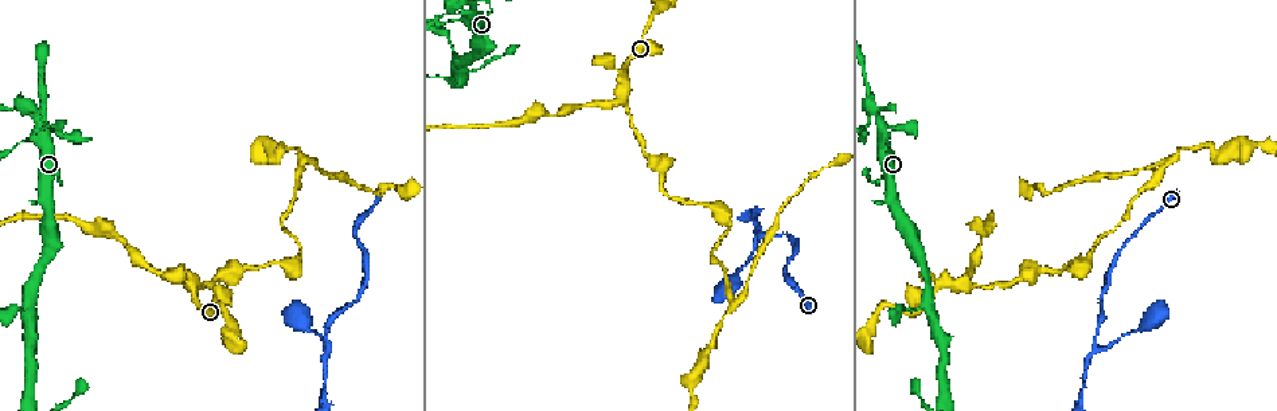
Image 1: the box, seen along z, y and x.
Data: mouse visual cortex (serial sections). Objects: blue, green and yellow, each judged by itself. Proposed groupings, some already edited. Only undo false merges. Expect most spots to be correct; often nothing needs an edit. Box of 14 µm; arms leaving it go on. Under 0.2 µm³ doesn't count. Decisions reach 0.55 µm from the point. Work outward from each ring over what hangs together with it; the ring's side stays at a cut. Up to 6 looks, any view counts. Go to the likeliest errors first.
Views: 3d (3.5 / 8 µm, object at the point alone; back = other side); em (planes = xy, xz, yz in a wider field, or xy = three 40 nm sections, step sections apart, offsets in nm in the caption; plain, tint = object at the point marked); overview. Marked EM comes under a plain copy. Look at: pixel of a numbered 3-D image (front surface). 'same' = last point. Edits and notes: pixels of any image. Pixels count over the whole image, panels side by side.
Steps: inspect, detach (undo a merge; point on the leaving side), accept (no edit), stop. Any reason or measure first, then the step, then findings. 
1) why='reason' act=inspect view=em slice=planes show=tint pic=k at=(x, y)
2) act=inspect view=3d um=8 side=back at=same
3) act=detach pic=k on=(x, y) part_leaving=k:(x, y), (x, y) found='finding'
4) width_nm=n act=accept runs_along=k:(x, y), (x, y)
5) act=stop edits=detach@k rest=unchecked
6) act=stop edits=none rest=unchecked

why='two arms in line, one across' act=inspect view=3d um=3.5 pic=1 at=(443, 16)

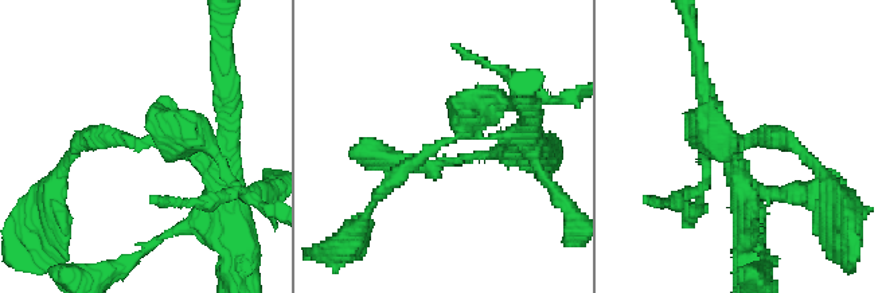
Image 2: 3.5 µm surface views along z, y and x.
act=inspect view=em slice=xy step=3 show=tint pic=2 at=(144, 147)

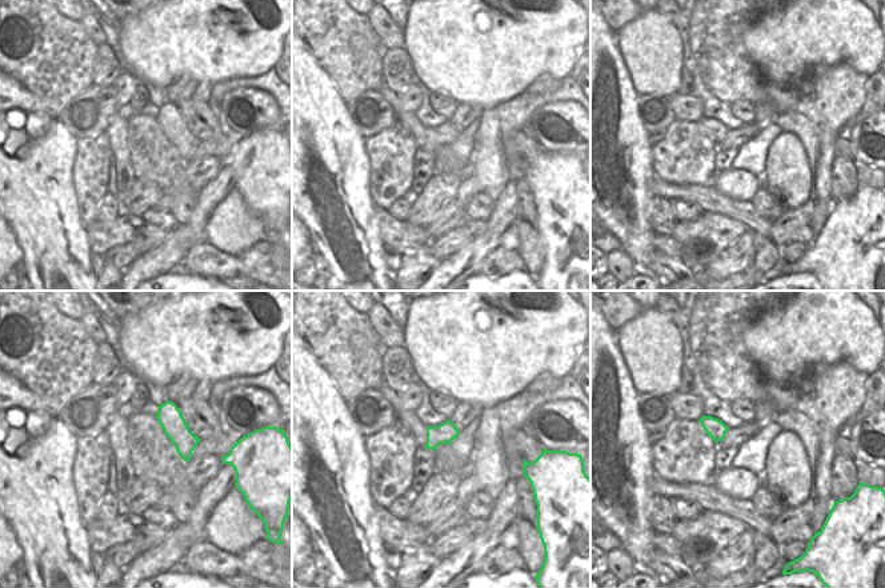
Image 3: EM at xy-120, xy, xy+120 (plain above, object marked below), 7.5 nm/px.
act=accept found='continuous, no second cell'

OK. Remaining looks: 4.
why='branch point' act=inspect view=3d um=3.5 pic=1 at=(621, 100)

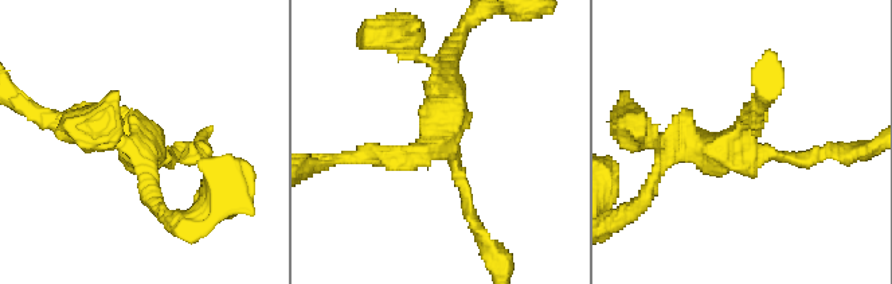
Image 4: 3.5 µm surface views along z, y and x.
act=inspect view=em slice=xy step=3 show=tint pic=4 at=(737, 152)

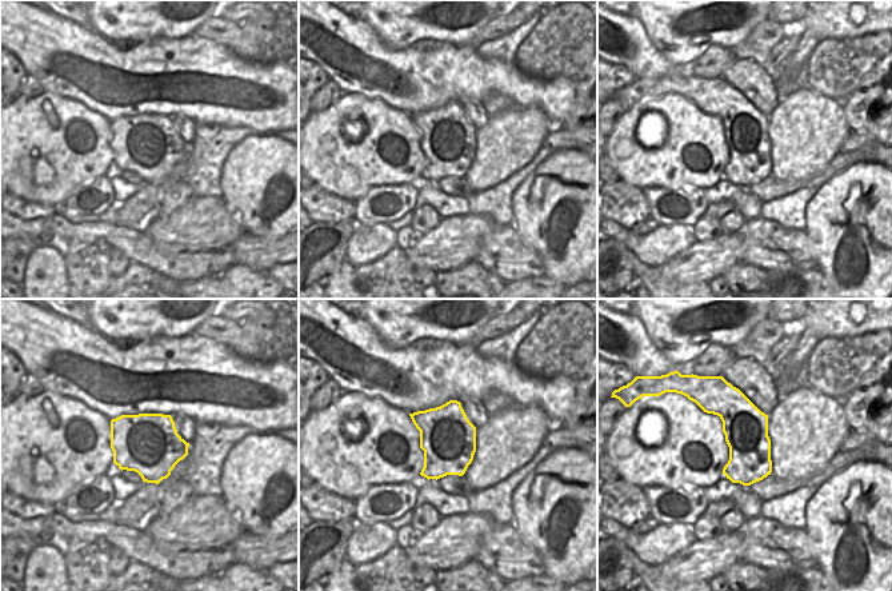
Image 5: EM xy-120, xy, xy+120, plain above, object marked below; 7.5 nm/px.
arm_widths_nm=150,250,250 act=accept runs_along=4:(449, 58), (443, 148), (473, 220) found='all the same cell'

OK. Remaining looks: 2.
why='abrupt turn' act=inspect view=3d um=3.5 pic=1 at=(330, 347)

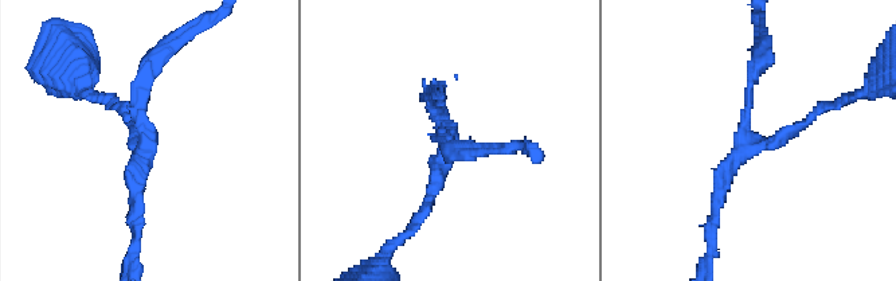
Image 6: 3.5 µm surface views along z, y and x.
act=inspect view=em slice=xy step=3 show=tint pic=6 at=(748, 137)

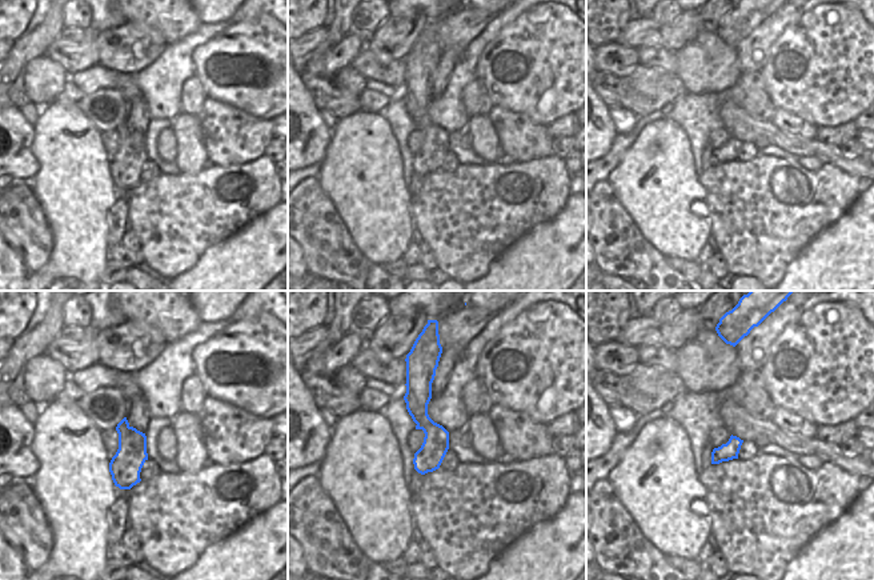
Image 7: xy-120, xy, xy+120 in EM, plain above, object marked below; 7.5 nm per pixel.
act=accept runs_along=7:(427, 371), (421, 470) found='all the same cell'

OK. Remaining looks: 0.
act=stop edits=none rest=unchecked

